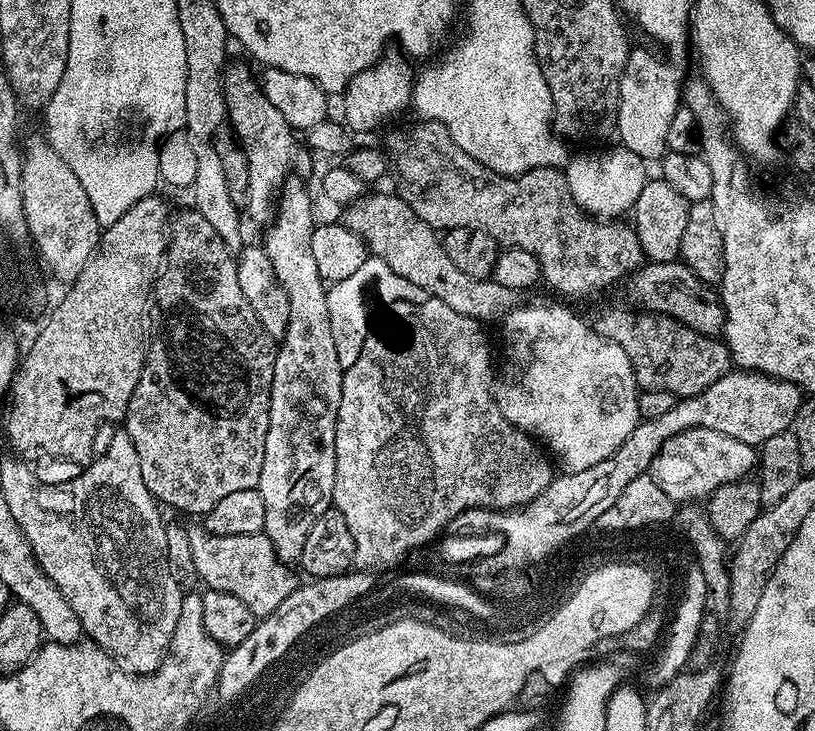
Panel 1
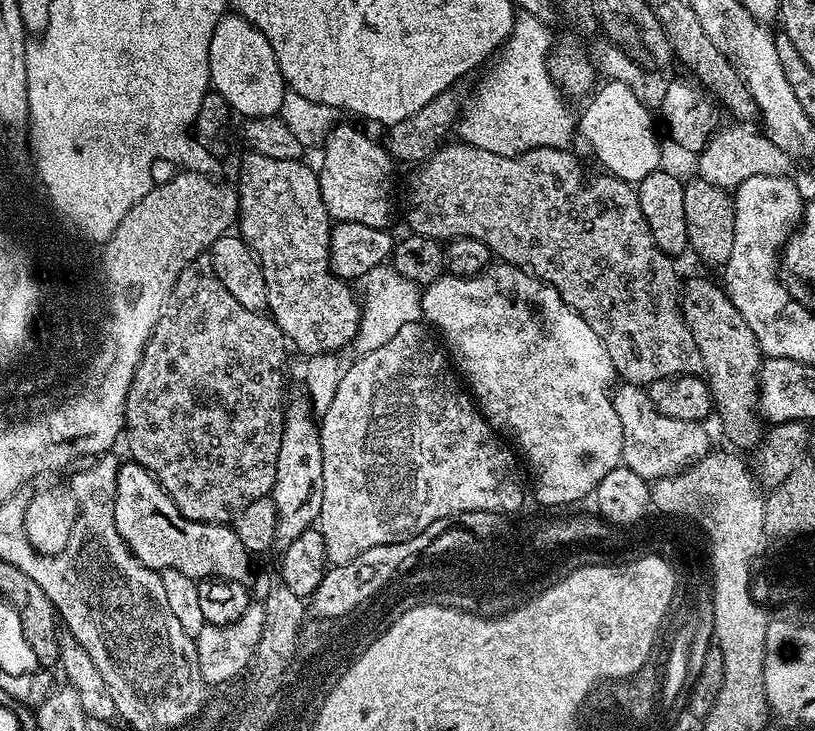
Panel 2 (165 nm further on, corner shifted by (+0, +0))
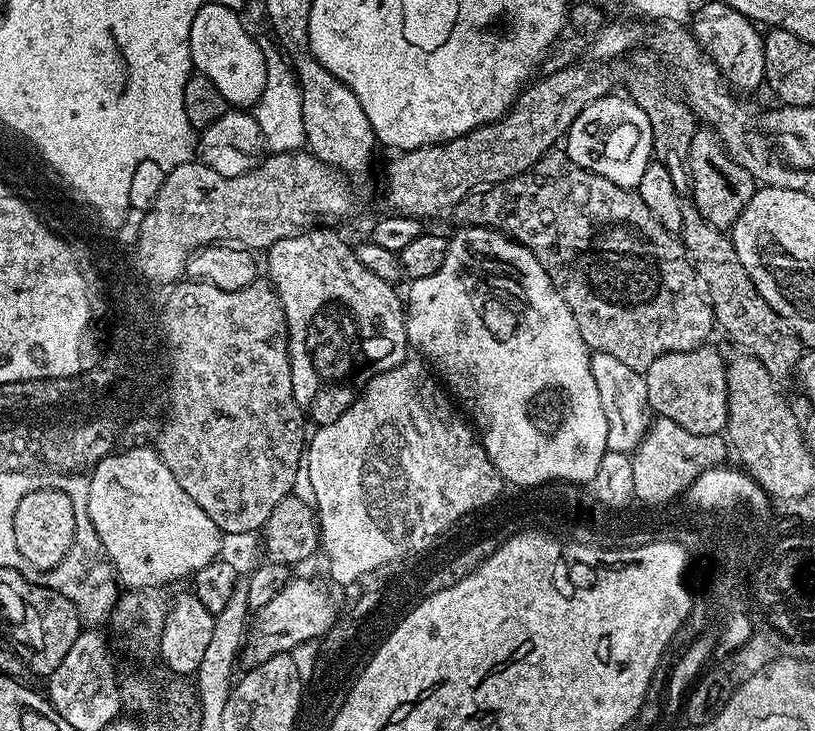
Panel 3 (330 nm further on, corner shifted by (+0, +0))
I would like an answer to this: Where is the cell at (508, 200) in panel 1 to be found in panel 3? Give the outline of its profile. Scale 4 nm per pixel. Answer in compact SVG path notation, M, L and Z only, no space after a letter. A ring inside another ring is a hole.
M567 151L547 152L530 170L501 184L493 184L483 190L471 192L465 200L456 203L454 215L461 220L459 222L461 225L492 228L495 232L501 232L509 240L521 244L526 250L530 250L530 254L534 254L534 258L538 258L542 270L546 270L550 282L554 282L558 294L562 294L566 306L570 308L570 314L574 314L574 322L578 322L578 334L582 334L582 338L592 352L611 354L612 357L618 358L618 362L630 366L635 372L643 373L644 369L650 366L650 362L654 362L654 358L662 358L662 354L694 350L705 347L709 343L708 335L711 334L712 328L714 332L712 306L708 302L700 277L692 267L691 260L688 259L688 251L680 243L679 235L667 232L662 226L662 222L658 222L658 218L654 218L654 214L650 214L650 209L646 206L646 202L642 202L639 191L623 188L598 174L587 172L582 166L578 166L571 160Z

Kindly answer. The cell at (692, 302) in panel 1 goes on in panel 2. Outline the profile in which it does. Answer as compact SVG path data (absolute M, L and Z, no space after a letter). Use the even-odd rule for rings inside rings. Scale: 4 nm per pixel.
M692 280L689 284L687 281L682 288L680 310L690 334L694 334L698 354L702 354L702 375L708 381L714 412L720 415L725 434L734 443L748 450L755 449L762 437L758 419L762 353L754 338L754 330L746 326L746 318L738 314L734 302L730 302L727 292L717 281L716 284L712 280Z

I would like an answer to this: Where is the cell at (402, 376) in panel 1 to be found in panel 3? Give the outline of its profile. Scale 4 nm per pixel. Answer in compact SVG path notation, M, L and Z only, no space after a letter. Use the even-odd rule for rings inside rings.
M405 358L398 366L394 366L385 372L377 372L371 380L363 385L356 401L337 420L329 424L319 425L315 429L316 433L313 436L311 433L310 439L307 441L306 457L309 462L311 485L314 486L317 499L314 511L320 525L322 553L329 559L327 575L336 584L355 585L364 574L377 569L379 565L385 562L394 562L395 558L399 556L423 553L428 548L426 547L427 544L435 536L443 537L449 531L444 527L444 524L448 526L449 520L457 520L457 516L461 512L467 512L469 508L484 504L485 501L492 499L497 490L503 492L506 487L505 481L497 480L496 474L492 468L489 468L490 458L486 454L483 444L480 443L477 433L470 427L469 421L458 411L457 405L450 399L449 393L442 387L441 381L433 375L429 365L423 359L412 359Z

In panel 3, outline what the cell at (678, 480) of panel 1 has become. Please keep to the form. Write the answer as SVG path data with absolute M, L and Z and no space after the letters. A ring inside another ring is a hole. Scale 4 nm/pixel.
M601 352L591 353L590 370L594 376L594 386L598 386L598 398L602 398L602 410L606 410L608 427L608 450L610 452L633 453L642 442L642 438L654 419L654 413L648 407L646 382L641 373L630 366L618 362L618 358Z

